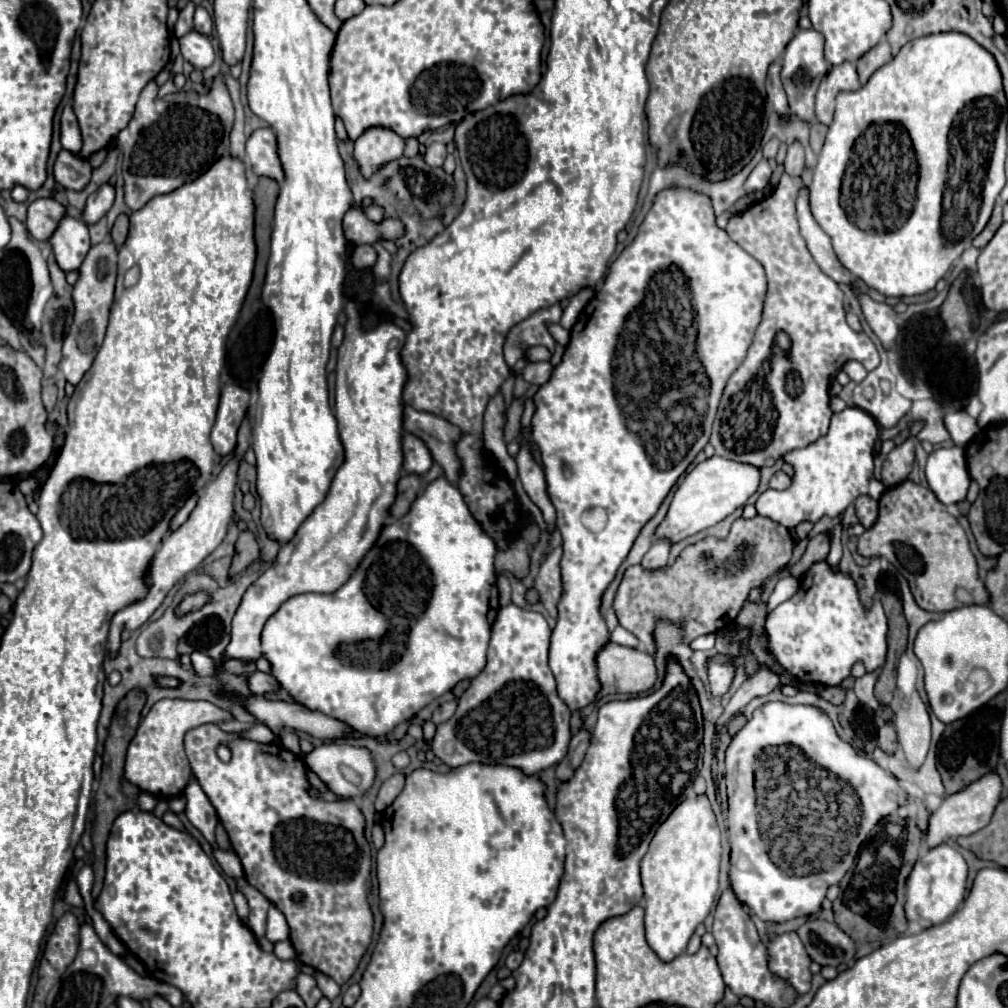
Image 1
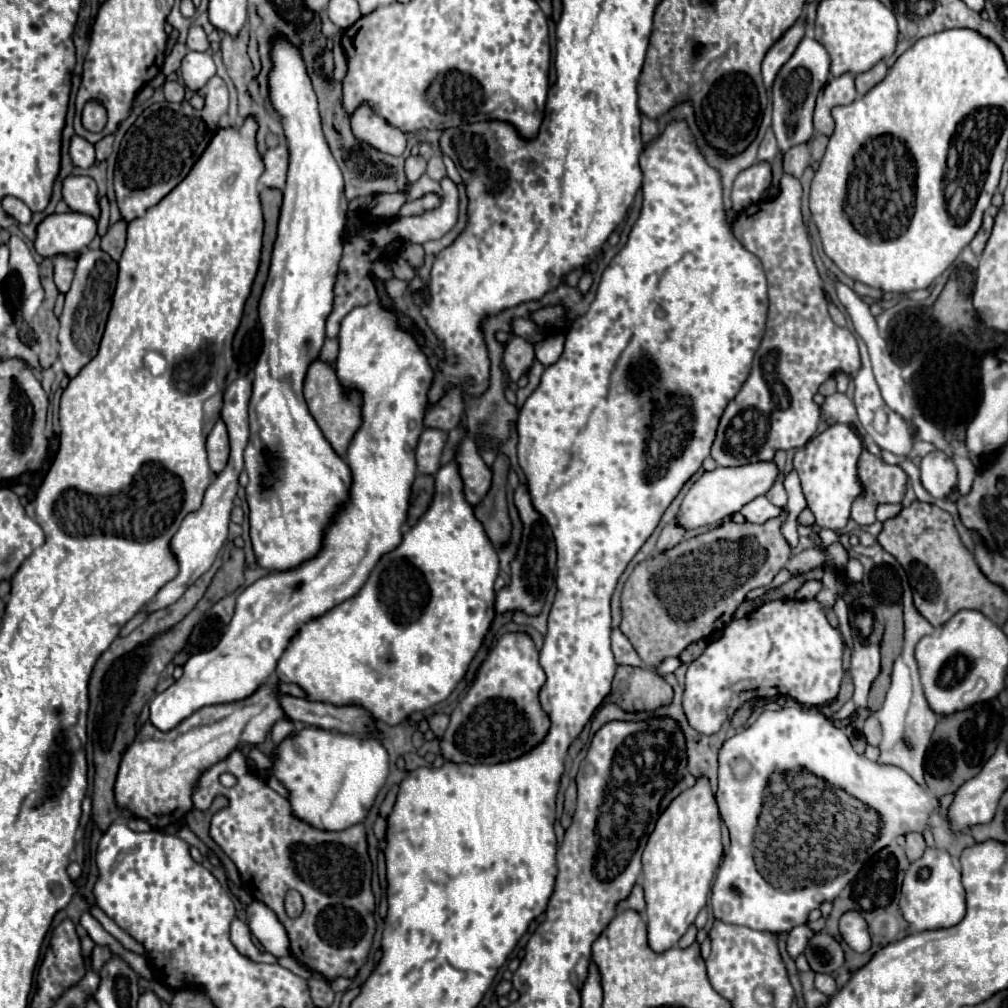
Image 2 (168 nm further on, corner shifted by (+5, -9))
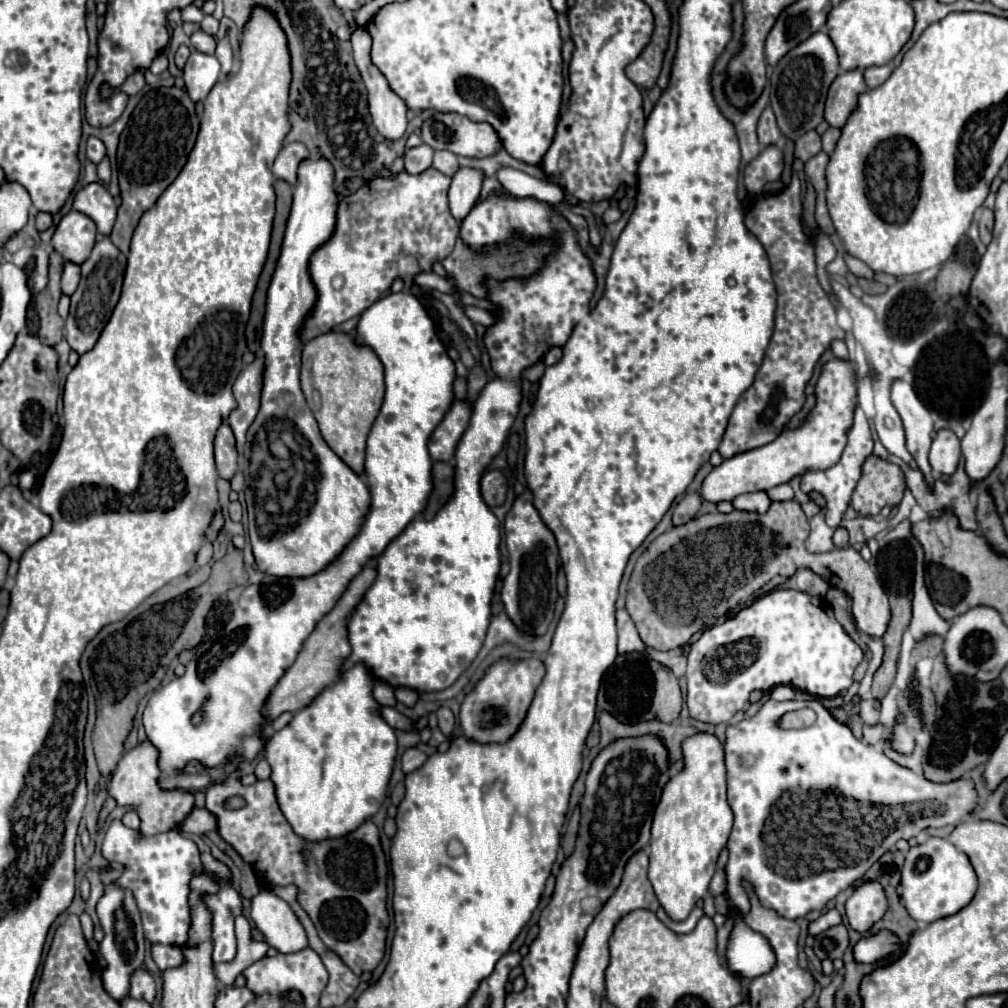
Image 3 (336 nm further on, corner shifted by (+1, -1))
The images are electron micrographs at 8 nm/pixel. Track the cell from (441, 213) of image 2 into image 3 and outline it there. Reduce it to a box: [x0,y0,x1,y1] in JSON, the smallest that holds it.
[449,169,483,221]

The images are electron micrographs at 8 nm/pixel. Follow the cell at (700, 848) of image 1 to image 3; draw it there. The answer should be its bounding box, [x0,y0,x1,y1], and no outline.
[649,733,733,921]

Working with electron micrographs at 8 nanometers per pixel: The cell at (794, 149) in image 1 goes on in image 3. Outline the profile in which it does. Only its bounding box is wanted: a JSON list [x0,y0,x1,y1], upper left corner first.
[795,131,821,163]

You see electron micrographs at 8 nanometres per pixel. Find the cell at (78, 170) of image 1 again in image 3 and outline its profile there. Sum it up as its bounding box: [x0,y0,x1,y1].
[73,183,117,233]

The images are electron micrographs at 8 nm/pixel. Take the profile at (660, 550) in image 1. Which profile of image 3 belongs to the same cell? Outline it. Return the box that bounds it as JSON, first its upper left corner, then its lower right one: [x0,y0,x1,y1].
[673,493,701,525]

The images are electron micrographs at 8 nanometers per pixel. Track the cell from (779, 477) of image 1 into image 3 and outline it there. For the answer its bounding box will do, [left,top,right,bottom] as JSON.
[767,483,793,501]

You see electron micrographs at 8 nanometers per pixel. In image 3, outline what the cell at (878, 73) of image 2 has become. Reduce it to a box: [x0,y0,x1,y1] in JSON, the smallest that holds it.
[865,63,895,89]

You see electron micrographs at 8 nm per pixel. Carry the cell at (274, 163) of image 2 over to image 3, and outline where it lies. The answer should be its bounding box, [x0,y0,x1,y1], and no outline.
[273,143,309,185]

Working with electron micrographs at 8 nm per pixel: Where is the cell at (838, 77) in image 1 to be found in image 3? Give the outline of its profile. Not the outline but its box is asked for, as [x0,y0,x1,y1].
[825,69,867,127]

